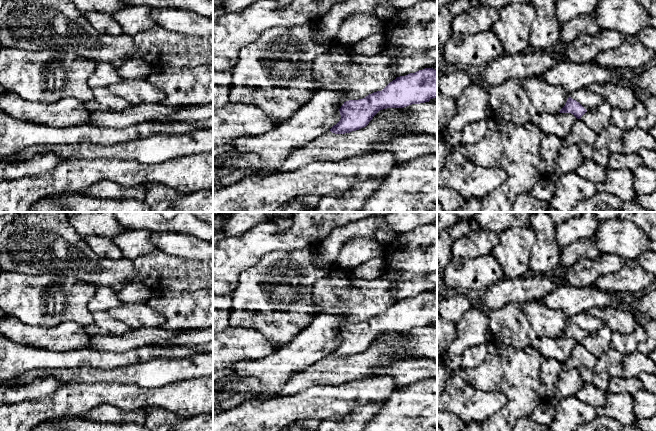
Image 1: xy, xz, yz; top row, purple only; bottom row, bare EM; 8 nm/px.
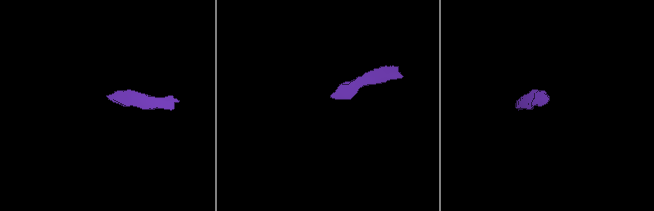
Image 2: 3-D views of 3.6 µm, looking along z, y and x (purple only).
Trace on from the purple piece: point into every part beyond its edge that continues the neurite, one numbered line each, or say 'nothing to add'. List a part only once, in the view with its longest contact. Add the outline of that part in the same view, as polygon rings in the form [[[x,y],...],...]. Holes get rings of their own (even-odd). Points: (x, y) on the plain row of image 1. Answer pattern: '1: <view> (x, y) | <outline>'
1: yz (589, 324) | [[[585,312],[576,314],[570,317],[569,320],[579,326],[587,335],[592,334],[606,326],[601,319],[594,318]]]

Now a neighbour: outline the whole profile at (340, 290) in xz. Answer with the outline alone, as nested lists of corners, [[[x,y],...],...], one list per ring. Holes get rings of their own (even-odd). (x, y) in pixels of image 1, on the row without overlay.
[[[339,267],[324,278],[318,279],[312,289],[312,304],[320,312],[329,310],[339,310],[346,312],[344,325],[363,323],[369,318],[382,315],[390,306],[393,305],[394,298],[390,292],[394,276],[385,275],[374,279],[366,280],[355,277],[352,272],[348,272]]]

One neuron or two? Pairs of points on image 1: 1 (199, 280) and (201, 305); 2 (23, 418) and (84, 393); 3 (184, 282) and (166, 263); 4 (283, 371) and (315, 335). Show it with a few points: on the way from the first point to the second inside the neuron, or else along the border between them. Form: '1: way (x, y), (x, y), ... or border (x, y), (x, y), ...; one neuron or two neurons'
1: border (202, 288), (196, 291), (177, 291); two neurons
2: way (38, 411), (69, 400); one neuron
3: way (179, 277), (170, 268); one neuron
4: way (289, 362), (307, 344); one neuron

